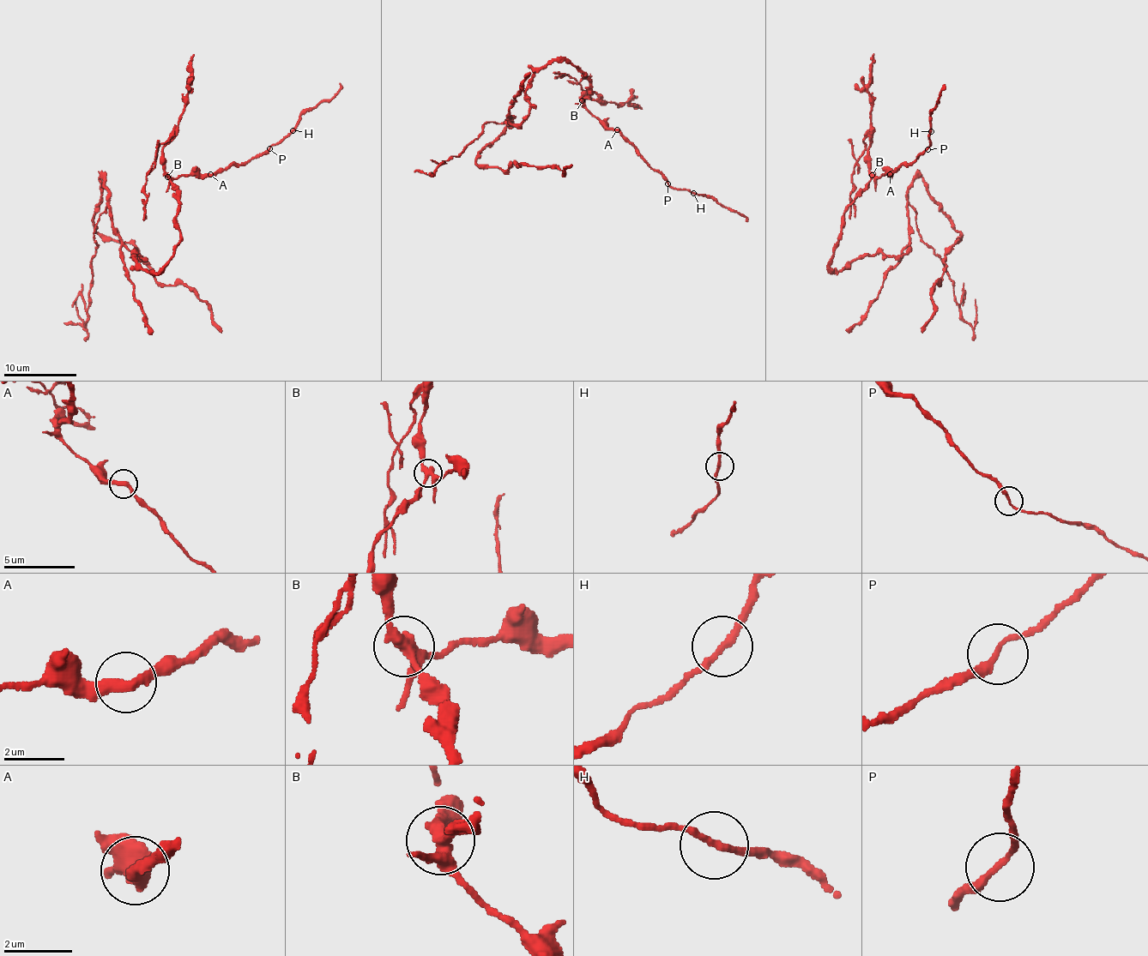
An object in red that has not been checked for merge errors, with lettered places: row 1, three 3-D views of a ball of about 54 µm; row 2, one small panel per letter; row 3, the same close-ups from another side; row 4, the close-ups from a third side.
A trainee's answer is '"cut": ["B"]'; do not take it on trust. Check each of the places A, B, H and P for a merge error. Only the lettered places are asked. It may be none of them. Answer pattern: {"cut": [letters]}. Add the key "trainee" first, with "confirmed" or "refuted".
{"trainee": "refuted", "cut": ["B", "H"]}

